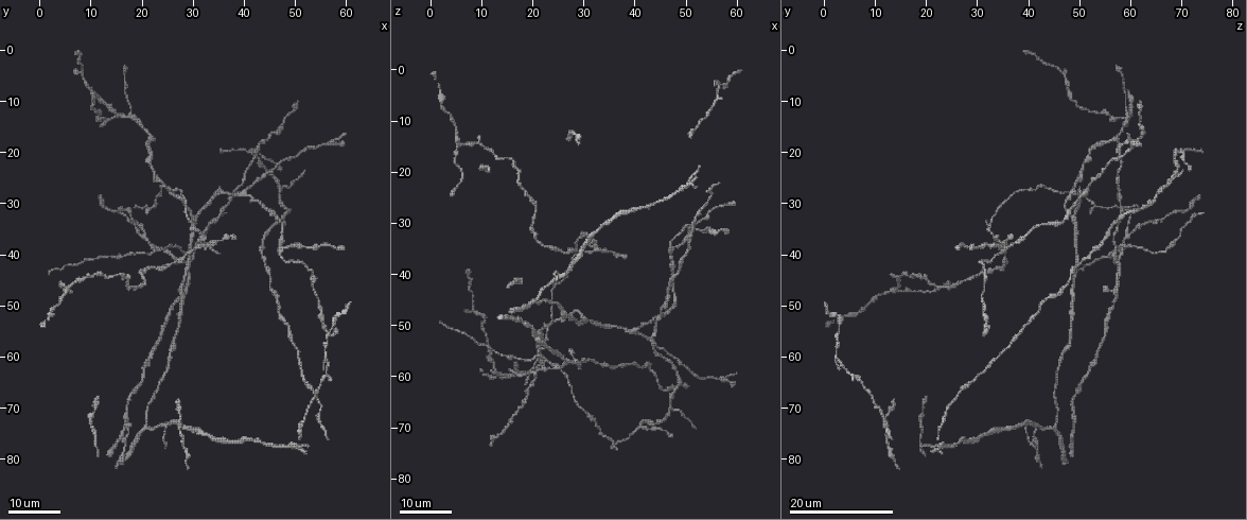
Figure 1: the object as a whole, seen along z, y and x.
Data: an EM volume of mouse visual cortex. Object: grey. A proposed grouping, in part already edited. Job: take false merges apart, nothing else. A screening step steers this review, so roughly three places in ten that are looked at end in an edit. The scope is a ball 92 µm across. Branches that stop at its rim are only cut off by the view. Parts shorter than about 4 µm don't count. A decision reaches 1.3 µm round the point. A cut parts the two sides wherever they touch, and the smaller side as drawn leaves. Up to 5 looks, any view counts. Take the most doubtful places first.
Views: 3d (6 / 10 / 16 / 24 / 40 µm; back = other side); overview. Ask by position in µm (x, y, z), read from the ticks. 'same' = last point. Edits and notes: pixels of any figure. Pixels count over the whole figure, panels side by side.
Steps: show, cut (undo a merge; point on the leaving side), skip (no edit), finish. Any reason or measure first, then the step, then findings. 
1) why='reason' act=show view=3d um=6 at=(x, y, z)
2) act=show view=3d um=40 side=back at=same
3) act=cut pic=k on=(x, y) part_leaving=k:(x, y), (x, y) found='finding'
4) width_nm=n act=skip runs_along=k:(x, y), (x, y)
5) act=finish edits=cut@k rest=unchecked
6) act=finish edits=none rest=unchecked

why='three-way junction' act=show view=3d um=24 at=(5.0, 47.5, 15.0)

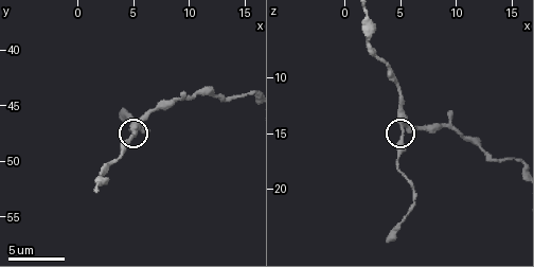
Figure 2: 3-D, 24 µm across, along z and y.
act=show view=3d um=6 at=same

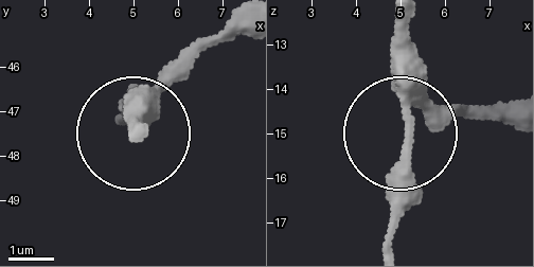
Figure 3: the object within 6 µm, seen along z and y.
arms=3 act=skip runs_along=3:(241, 18), (139, 121) found='all the same cell'

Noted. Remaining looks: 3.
why='thin arm on a thick one' act=show view=3d um=24 at=(25.0, 73.5, 39.5)

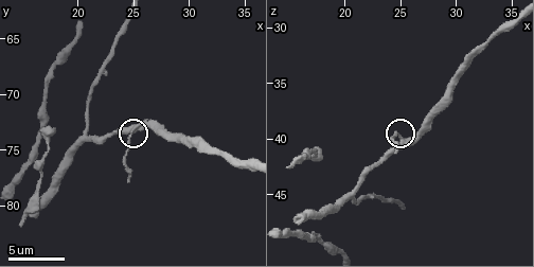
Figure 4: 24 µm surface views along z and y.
act=show view=3d um=6 at=(25.0, 73.0, 40.0)

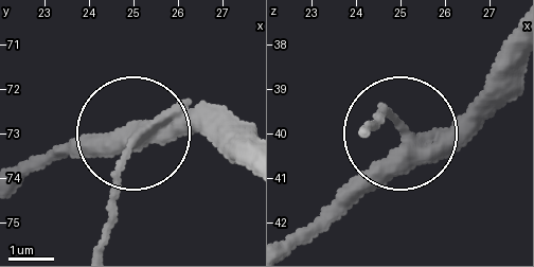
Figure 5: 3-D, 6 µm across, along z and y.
act=skip runs_along=5:(23, 171), (129, 144), (103, 239) found='continuous, no second cell'

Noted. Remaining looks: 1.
act=finish edits=none rest=unchecked

